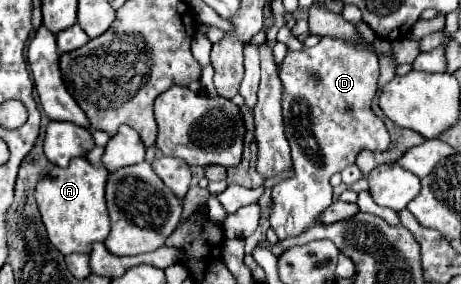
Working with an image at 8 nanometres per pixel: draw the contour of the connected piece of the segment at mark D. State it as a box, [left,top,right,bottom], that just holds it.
[268,37,390,241]

